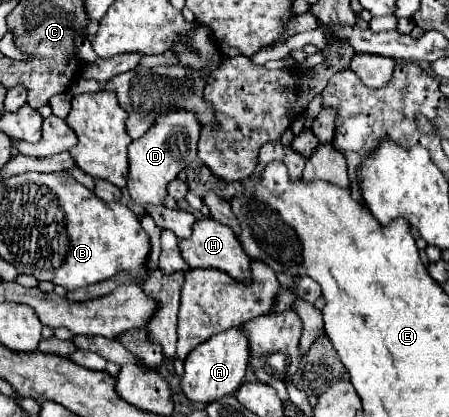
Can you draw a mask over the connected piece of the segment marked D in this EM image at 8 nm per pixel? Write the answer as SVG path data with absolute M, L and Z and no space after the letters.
M171 113L157 121L145 137L133 141L129 145L129 177L127 189L131 199L139 207L147 205L165 205L167 199L167 185L177 179L177 175L187 167L187 163L197 159L197 141L199 141L201 127L197 125L197 117L193 113Z

